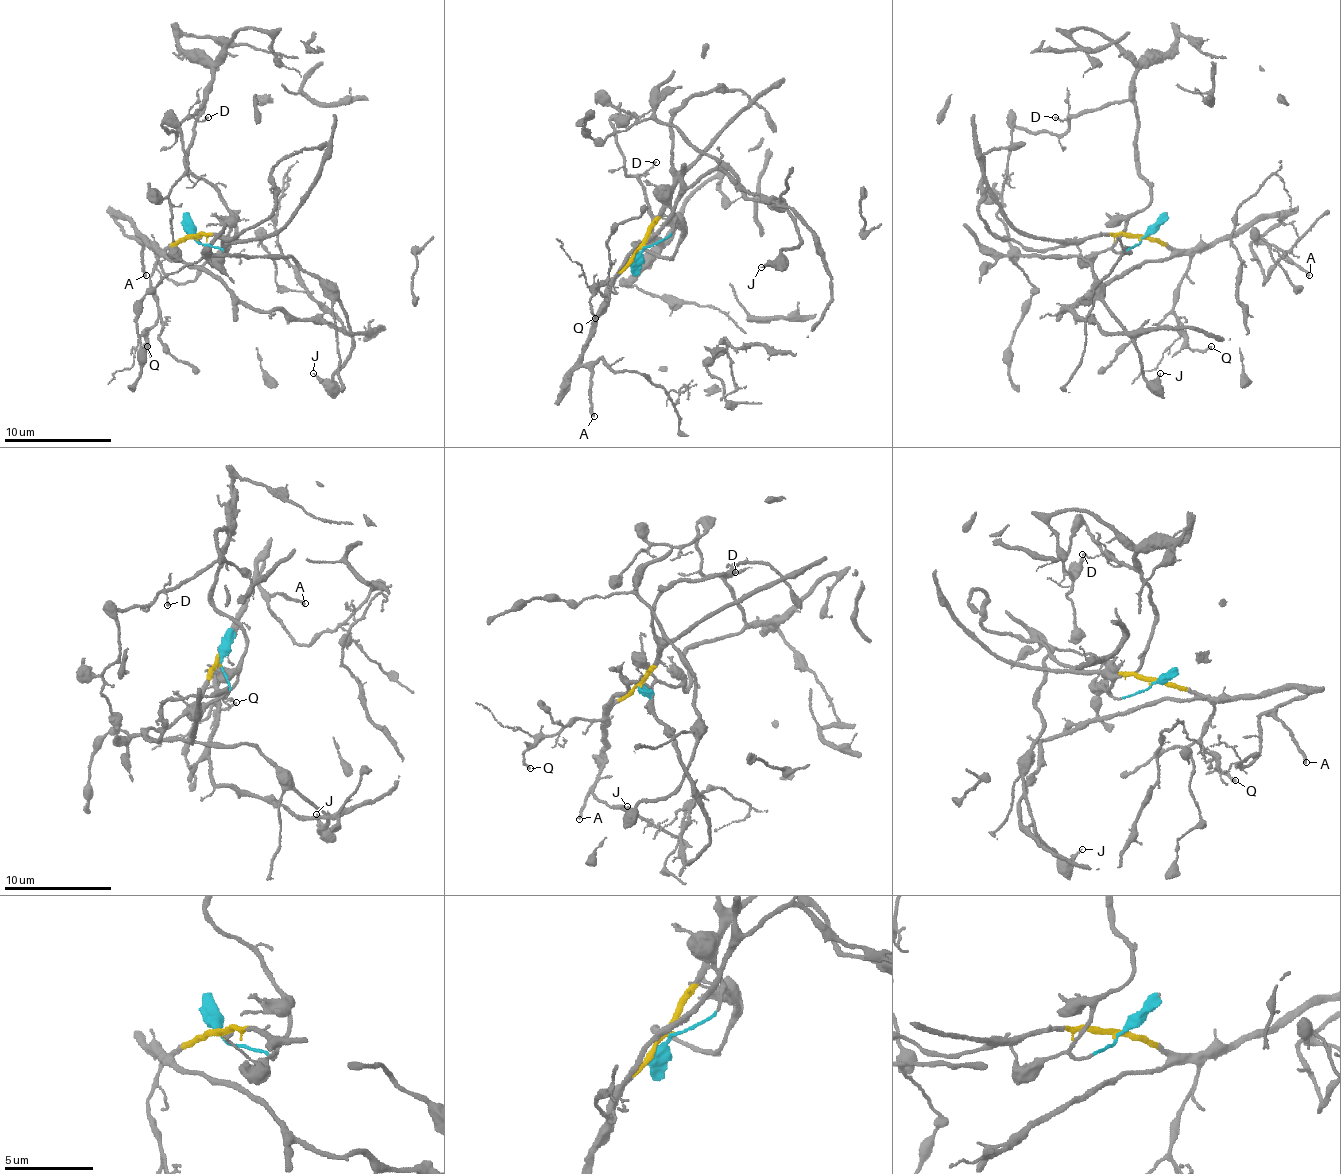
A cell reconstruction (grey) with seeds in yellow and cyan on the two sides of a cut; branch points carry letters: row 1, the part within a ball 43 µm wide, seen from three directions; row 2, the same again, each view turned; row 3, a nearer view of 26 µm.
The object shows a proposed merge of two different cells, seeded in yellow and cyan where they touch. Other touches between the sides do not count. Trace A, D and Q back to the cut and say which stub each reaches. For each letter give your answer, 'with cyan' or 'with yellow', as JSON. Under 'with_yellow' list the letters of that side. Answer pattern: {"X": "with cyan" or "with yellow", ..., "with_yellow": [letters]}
{"A": "with yellow", "D": "with cyan", "Q": "with yellow", "with_yellow": ["A", "Q"]}

